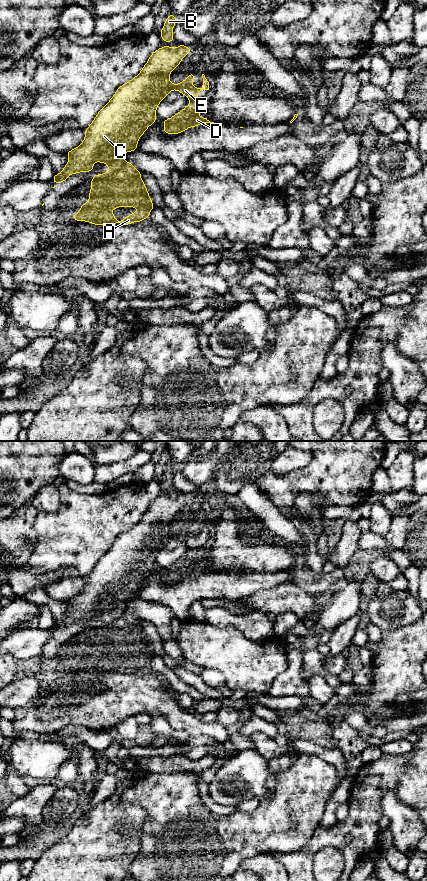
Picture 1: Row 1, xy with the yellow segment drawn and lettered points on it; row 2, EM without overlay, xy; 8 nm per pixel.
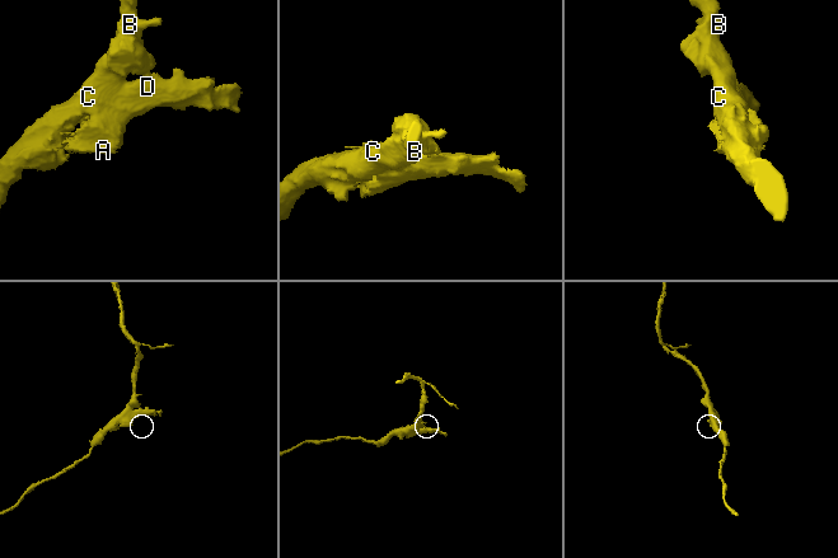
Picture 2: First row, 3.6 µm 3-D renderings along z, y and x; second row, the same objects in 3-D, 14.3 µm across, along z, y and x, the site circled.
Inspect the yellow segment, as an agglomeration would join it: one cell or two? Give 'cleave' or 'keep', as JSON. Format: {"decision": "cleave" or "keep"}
{"decision": "cleave"}

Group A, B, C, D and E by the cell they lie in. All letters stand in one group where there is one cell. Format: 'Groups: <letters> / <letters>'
Groups: A B C D / E

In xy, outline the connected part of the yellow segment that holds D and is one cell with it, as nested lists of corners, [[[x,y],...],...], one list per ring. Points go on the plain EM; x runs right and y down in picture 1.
[[[206,547],[195,548],[173,565],[162,568],[164,572],[163,580],[176,583],[190,575],[196,575],[203,571],[215,572],[214,570],[210,570],[207,566],[198,563],[205,557],[206,551]]]

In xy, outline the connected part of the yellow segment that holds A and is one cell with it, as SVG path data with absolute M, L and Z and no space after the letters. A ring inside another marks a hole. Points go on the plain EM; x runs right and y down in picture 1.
M183 492L177 496L164 494L154 499L140 521L121 533L109 550L97 561L89 575L84 578L83 590L77 596L65 601L69 605L69 609L61 621L54 622L51 629L55 632L65 630L71 622L93 619L93 610L108 612L107 621L96 622L91 627L89 649L78 655L84 659L73 662L73 667L76 670L86 669L94 673L131 673L134 669L141 671L142 668L150 666L154 652L141 627L142 620L138 619L133 612L125 609L124 602L127 599L136 599L139 586L149 574L156 570L156 557L171 539L172 531L169 528L169 523L191 499L190 495ZM118 655L136 655L139 659L130 661L128 665L118 669L110 659Z

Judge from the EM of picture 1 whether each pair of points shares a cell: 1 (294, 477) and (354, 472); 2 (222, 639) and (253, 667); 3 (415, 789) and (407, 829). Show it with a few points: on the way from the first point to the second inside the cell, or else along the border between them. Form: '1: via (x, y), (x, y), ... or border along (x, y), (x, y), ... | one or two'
1: via (309, 477), (323, 477), (333, 472), (339, 472) | one
2: via (230, 647), (245, 662) | one
3: border along (394, 792), (402, 802), (415, 809) | two

